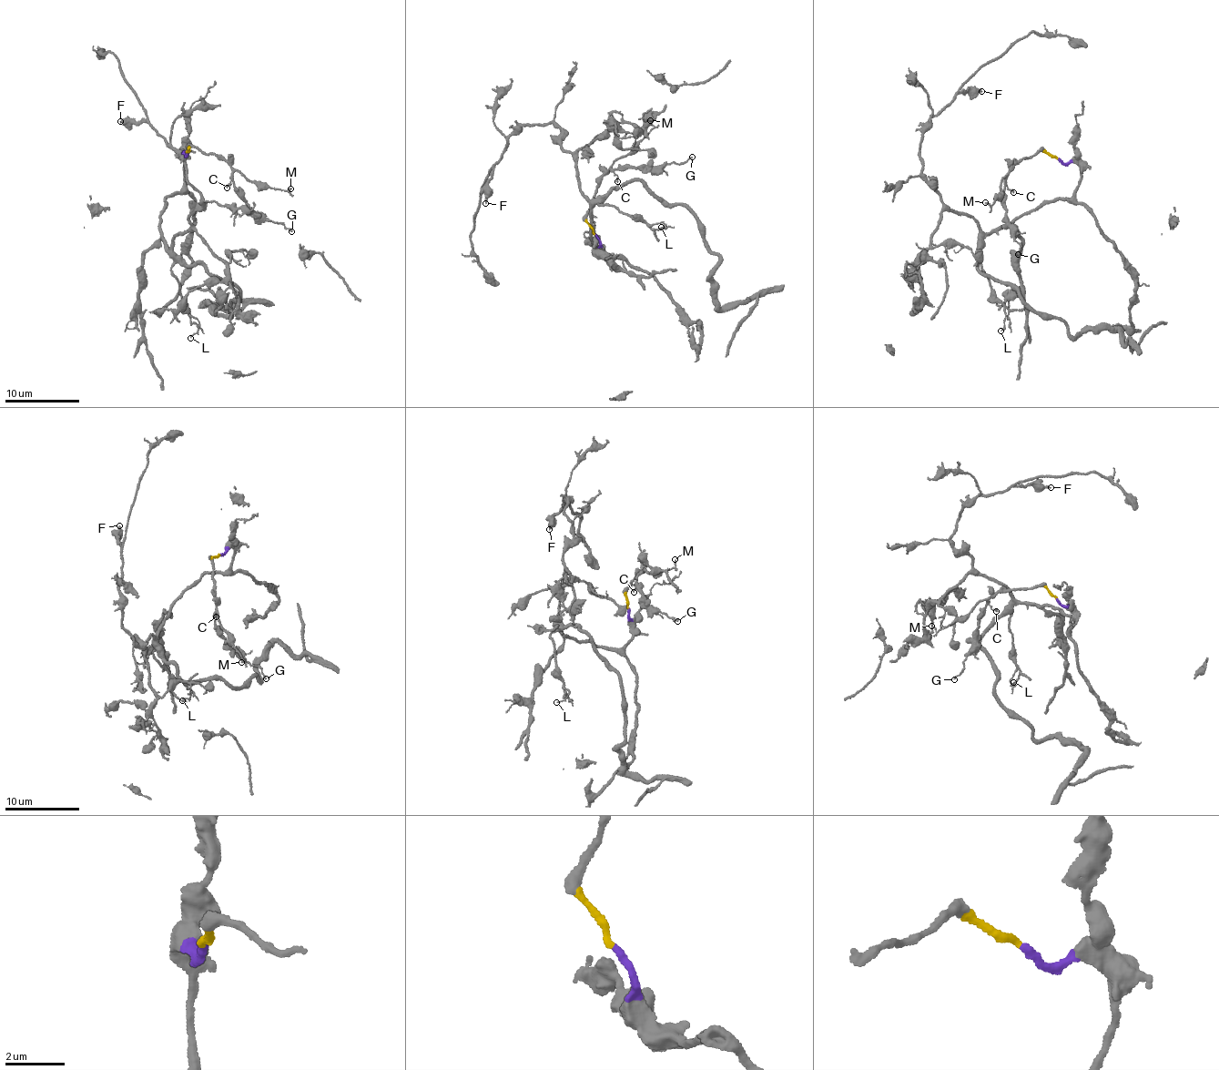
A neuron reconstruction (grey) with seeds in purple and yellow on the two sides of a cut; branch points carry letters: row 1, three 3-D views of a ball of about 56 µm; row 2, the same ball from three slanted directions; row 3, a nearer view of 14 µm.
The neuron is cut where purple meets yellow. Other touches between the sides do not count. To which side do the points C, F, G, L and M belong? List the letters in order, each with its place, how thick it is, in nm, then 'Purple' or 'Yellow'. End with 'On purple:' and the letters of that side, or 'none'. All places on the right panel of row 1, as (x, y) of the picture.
C: Place: (1013, 192). Thickness 130 nm. Yellow
F: Place: (981, 91). Thickness 200 nm. Purple
G: Place: (1018, 254). Thickness 140 nm. Yellow
L: Place: (1000, 331). Thickness 110 nm. Purple
M: Place: (985, 202). Thickness 140 nm. Yellow
On purple: F, L

